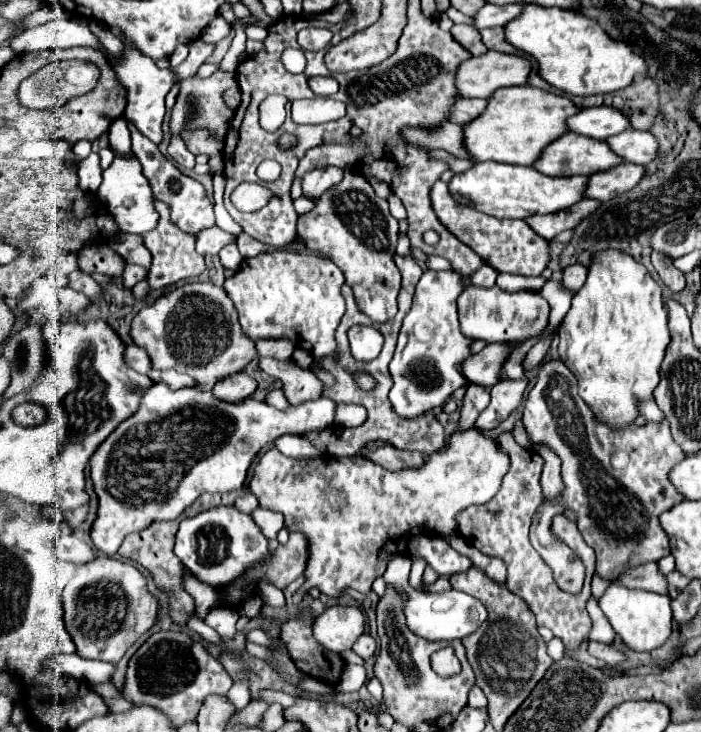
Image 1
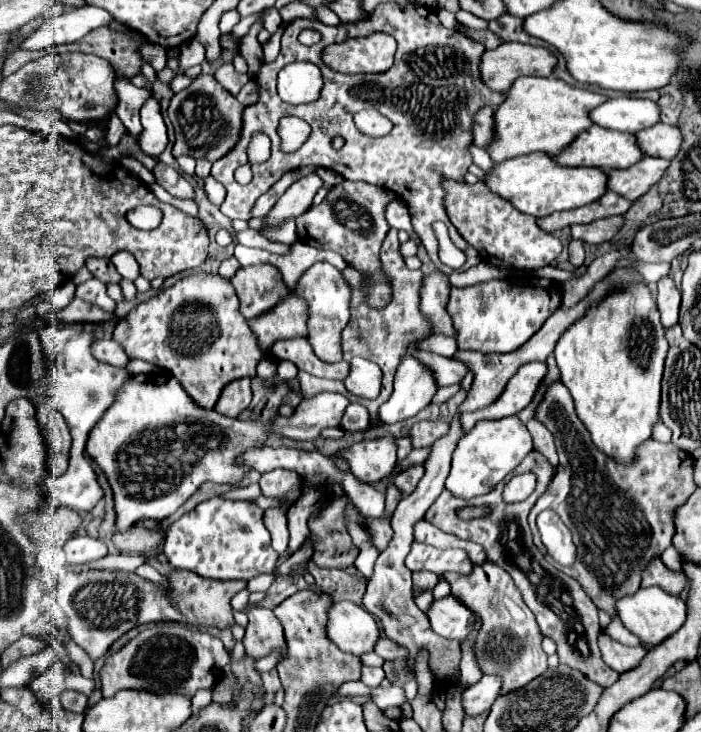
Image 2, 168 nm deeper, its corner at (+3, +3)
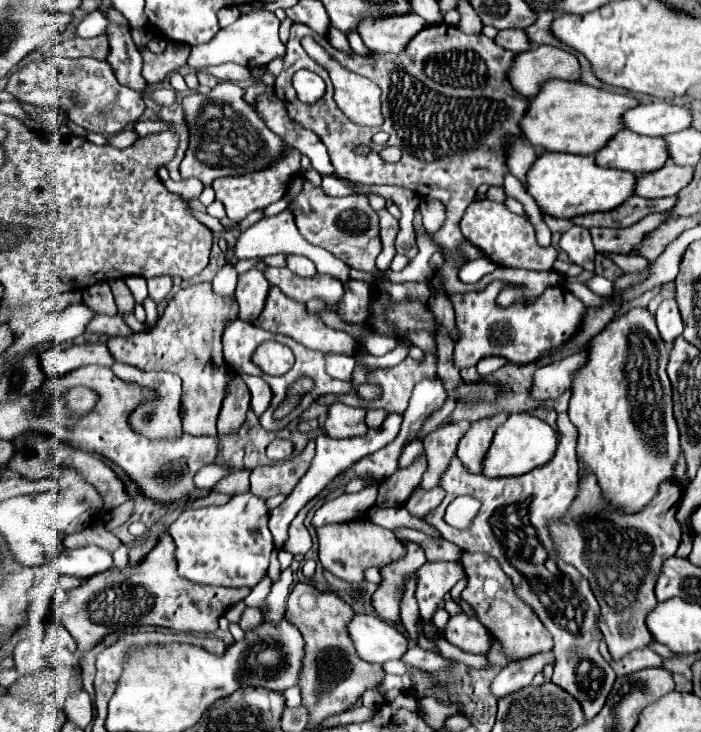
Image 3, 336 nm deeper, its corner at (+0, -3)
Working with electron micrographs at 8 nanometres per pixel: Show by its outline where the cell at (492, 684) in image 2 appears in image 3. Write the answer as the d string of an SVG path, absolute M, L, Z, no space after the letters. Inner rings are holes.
M544 652L544 654L536 654L536 656L530 656L530 658L524 658L524 660L516 660L516 662L510 662L508 666L504 666L498 676L492 680L490 684L490 692L496 696L496 698L502 698L502 696L508 696L524 686L528 686L532 682L532 678L546 666L554 662L554 656L552 652Z

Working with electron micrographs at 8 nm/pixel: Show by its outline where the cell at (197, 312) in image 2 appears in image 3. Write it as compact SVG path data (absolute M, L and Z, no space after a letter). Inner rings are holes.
M200 282L188 288L182 288L176 292L176 296L168 302L162 316L158 316L156 324L146 322L144 332L132 332L130 336L112 336L106 346L110 348L112 356L118 362L132 364L140 370L164 370L178 374L182 378L182 430L188 434L206 434L216 436L216 420L222 406L222 400L226 396L226 388L230 380L234 378L234 370L226 364L222 356L222 328L230 324L230 320L238 320L238 302L234 302L234 296L220 296L212 290L210 282Z

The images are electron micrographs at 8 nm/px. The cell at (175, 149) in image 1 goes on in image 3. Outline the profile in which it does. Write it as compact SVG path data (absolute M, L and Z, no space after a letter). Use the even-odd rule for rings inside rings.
M188 178L188 180L182 180L180 186L171 186L171 180L163 181L164 186L172 193L182 194L184 200L192 200L192 198L198 198L204 184L200 180L194 180L194 178Z

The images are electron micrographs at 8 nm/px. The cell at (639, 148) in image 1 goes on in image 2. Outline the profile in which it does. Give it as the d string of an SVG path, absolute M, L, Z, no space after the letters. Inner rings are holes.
M655 124L637 134L639 146L647 156L659 156L673 160L681 152L683 136L677 126L671 124Z

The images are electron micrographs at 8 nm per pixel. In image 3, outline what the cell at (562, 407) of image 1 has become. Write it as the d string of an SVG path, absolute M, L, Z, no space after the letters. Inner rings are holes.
M578 476L578 492L566 514L548 520L548 528L556 528L550 530L550 538L556 542L558 556L590 582L602 610L598 626L614 660L620 660L626 652L644 648L652 640L644 616L656 604L654 584L660 566L666 558L674 556L680 544L682 526L676 520L680 498L682 488L674 480L666 480L658 488L658 496L642 512L610 512L594 476L586 476L586 480Z

